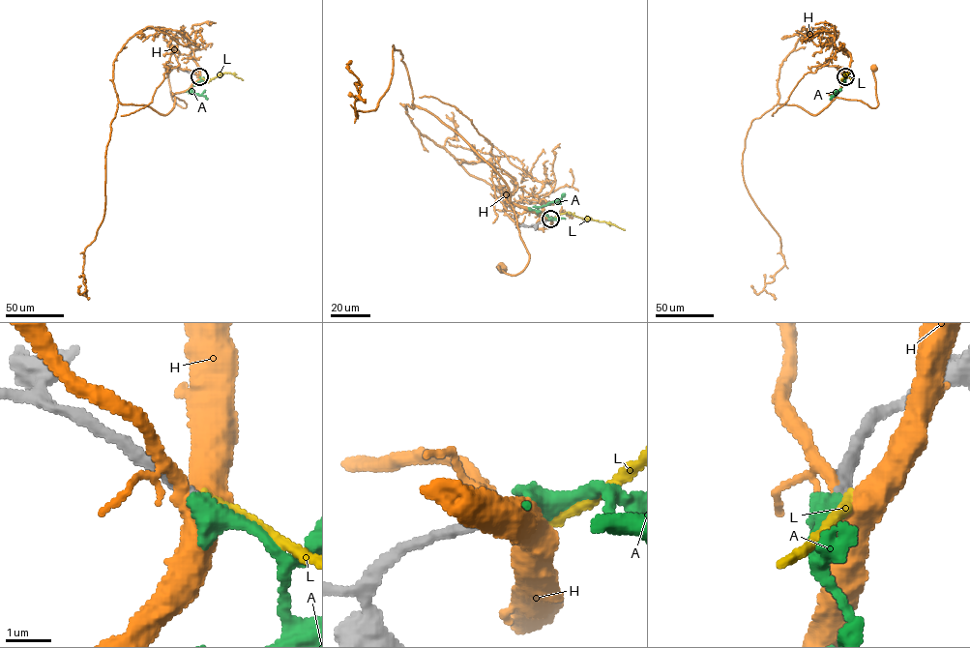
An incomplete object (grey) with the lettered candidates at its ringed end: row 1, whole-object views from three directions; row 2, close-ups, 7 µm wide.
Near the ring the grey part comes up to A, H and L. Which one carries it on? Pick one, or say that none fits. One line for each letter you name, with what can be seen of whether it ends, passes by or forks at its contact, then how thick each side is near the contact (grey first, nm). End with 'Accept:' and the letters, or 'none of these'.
A: It passes by. Thickness 240 nm (grey) against 360 nm
Accept: A

